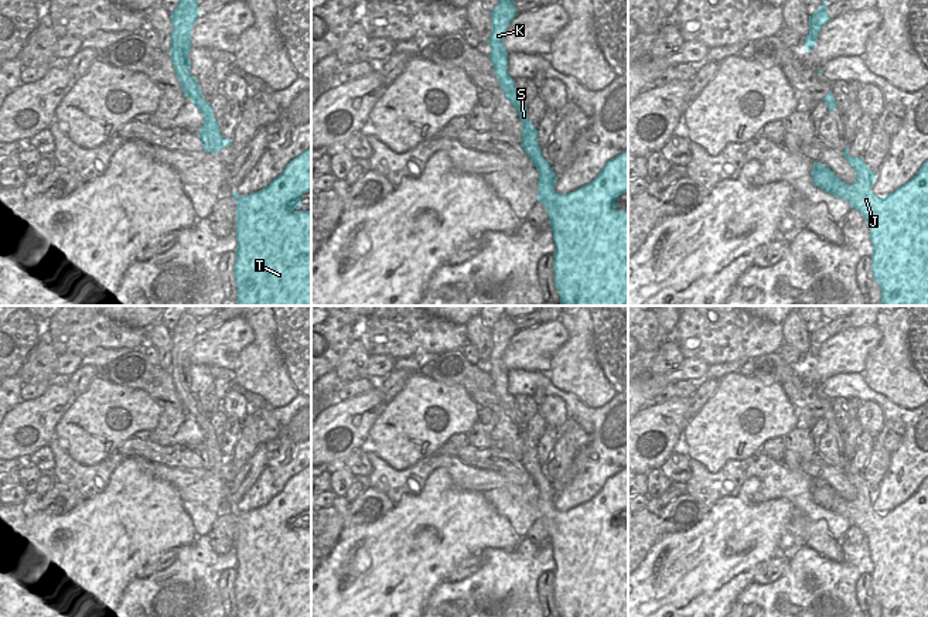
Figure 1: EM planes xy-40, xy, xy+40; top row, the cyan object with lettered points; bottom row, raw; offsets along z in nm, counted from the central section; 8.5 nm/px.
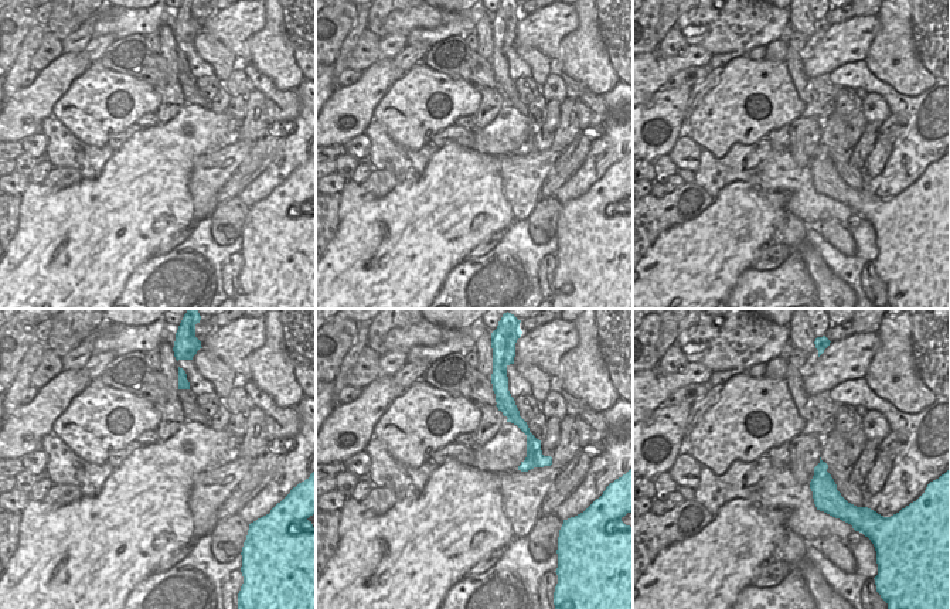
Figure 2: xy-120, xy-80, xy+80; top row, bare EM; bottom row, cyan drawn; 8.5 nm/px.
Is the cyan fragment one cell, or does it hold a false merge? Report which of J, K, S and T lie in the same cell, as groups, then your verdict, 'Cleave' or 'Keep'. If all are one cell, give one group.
Groups: J T / K S. Cleave.

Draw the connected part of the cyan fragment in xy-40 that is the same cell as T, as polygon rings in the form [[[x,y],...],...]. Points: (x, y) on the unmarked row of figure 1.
[[[311,464],[301,470],[298,474],[293,475],[283,487],[283,490],[274,495],[266,505],[240,514],[232,509],[236,517],[236,582],[233,584],[233,593],[236,596],[238,614],[236,617],[311,617],[311,528],[297,528],[296,525],[303,522],[300,515],[311,509]]]

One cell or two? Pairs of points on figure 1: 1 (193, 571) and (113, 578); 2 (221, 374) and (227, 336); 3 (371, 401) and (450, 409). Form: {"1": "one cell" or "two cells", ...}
{"1": "two cells", "2": "two cells", "3": "two cells"}

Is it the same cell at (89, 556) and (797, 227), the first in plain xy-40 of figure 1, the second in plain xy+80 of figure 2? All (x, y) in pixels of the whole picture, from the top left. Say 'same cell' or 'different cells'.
different cells

